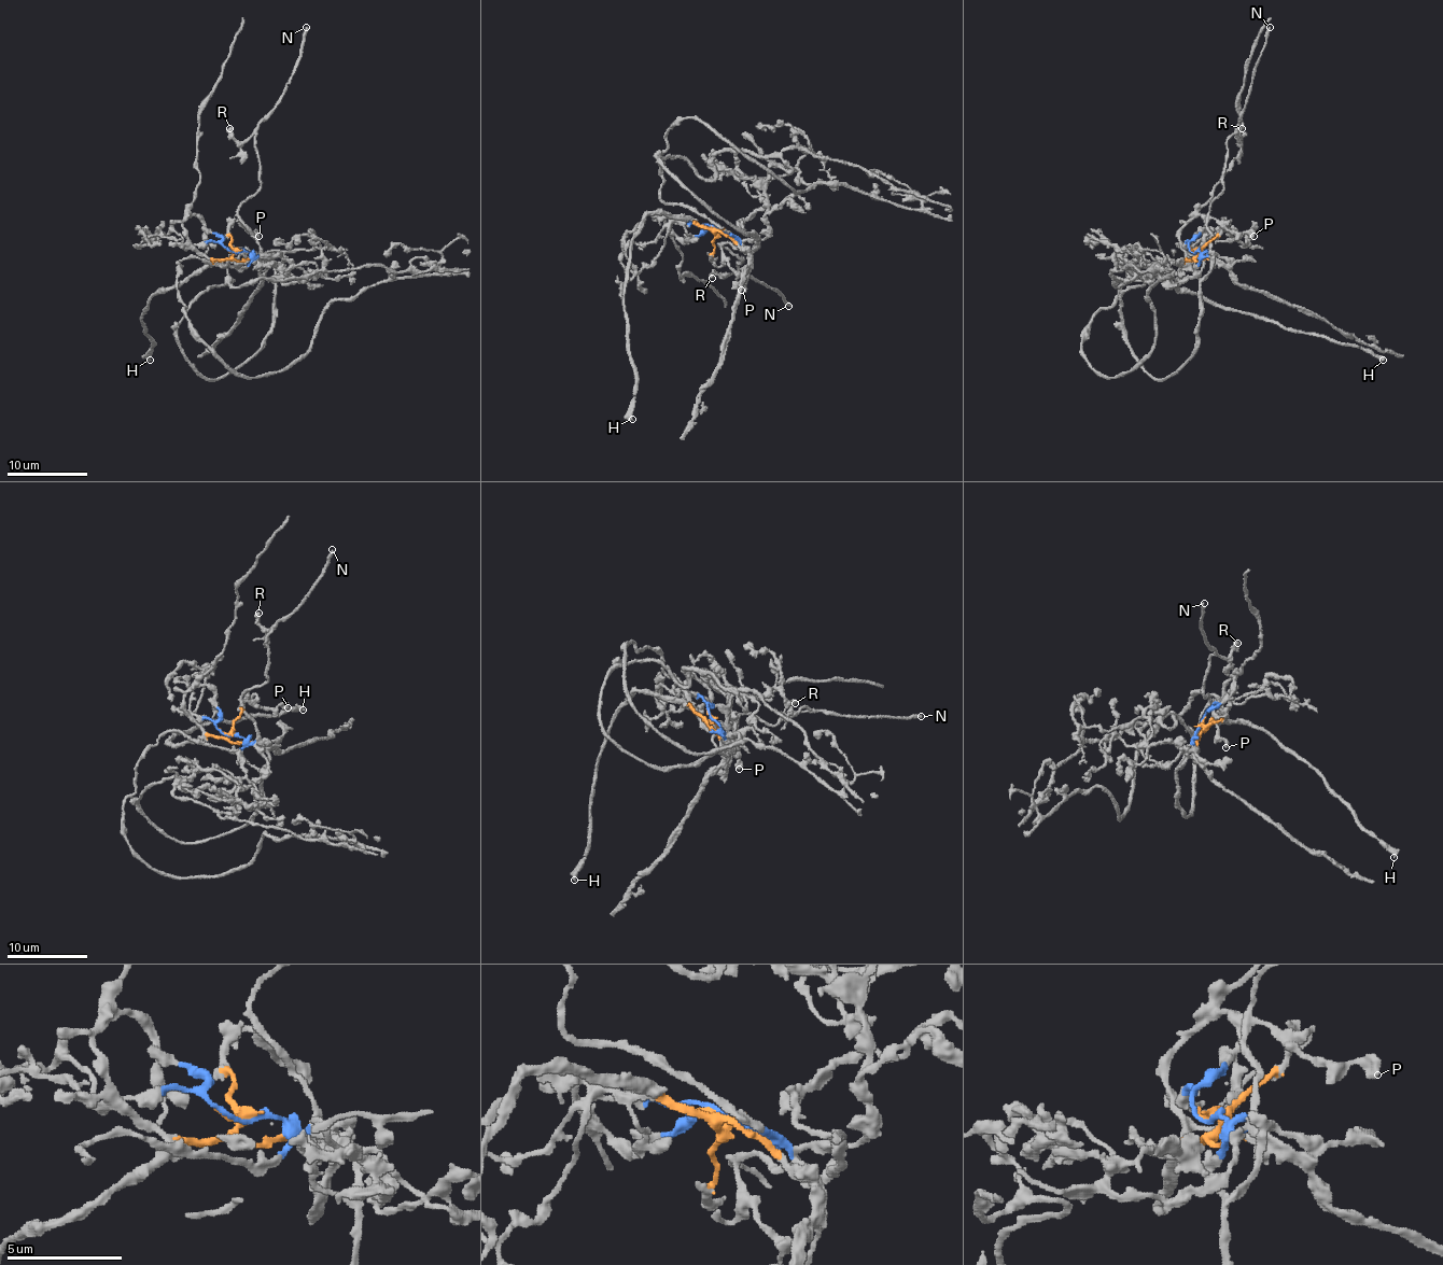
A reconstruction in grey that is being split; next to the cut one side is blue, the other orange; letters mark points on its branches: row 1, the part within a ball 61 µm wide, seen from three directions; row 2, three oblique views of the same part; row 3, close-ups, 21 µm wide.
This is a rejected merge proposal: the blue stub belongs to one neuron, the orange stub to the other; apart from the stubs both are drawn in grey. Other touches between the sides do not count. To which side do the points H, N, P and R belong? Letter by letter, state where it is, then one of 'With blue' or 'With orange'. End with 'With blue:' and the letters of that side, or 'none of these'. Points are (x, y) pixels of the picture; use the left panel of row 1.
H: Place: (150, 360). With orange
N: Place: (306, 27). With blue
P: Place: (258, 236). With blue
R: Place: (229, 128). With blue
With blue: N, P, R

